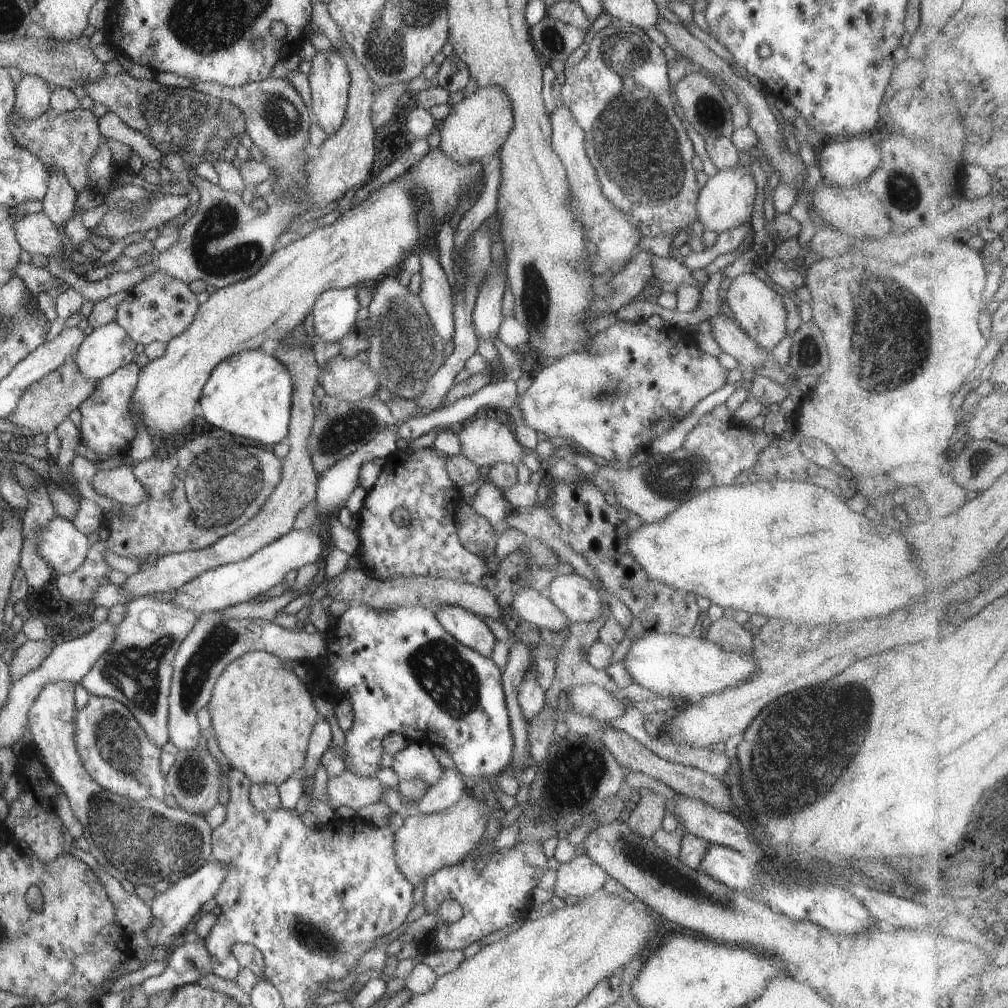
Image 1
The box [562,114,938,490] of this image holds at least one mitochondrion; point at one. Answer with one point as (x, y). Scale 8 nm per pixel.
(887, 349)

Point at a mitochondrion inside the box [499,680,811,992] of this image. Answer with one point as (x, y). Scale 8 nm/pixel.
(574, 772)

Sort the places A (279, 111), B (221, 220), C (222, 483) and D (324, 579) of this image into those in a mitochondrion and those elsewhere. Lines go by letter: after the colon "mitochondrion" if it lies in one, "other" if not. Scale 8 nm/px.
A: mitochondrion
B: mitochondrion
C: mitochondrion
D: other

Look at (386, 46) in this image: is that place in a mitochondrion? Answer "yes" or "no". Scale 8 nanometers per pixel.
yes

